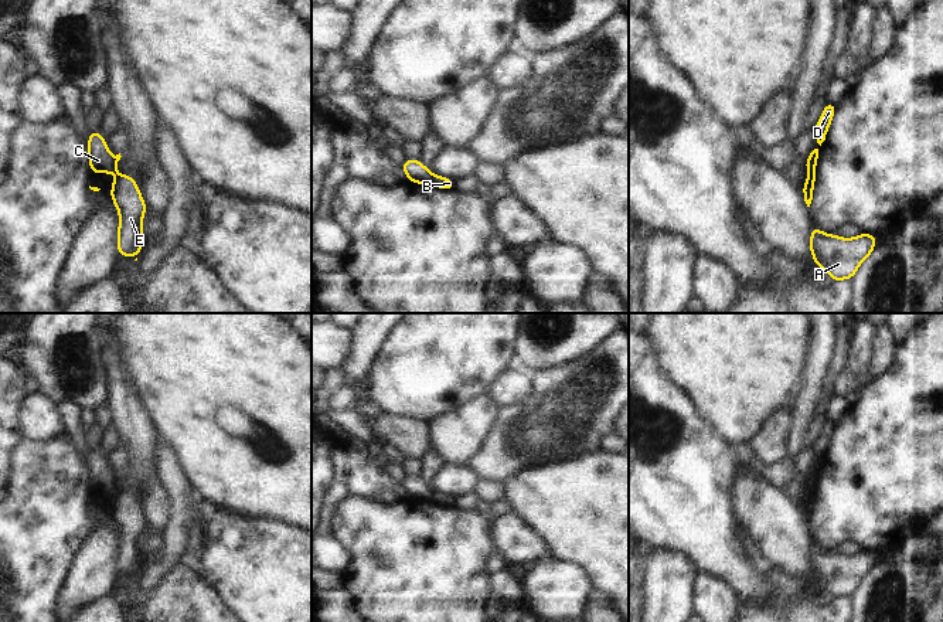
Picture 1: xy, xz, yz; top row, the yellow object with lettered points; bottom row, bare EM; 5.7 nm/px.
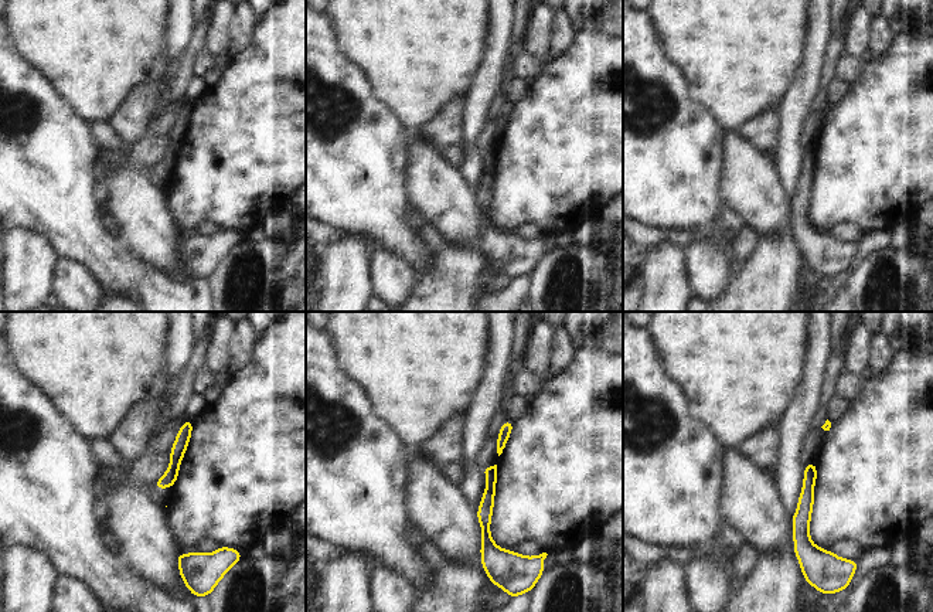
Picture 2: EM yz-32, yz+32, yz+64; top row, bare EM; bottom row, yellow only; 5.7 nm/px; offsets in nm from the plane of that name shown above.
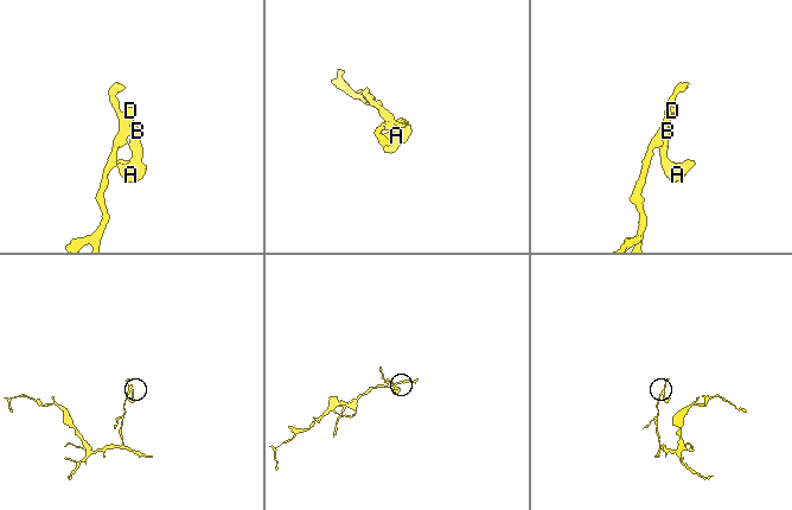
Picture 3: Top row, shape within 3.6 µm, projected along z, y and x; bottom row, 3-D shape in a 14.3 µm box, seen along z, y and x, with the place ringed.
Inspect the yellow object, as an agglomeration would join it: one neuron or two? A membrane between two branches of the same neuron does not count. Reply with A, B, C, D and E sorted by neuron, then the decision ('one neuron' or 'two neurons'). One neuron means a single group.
A B E / C D | two neurons

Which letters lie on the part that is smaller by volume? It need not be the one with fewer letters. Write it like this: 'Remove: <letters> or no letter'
Remove: A, B, E

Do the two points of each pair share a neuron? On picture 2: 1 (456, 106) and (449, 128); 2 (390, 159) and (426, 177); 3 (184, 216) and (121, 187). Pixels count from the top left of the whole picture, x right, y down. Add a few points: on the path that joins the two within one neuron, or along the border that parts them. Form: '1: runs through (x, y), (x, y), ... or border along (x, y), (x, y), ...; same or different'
1: runs through (453, 112), (449, 122); same
2: border along (414, 135), (408, 156), (407, 201); different
3: border along (166, 190), (169, 211), (177, 227); different

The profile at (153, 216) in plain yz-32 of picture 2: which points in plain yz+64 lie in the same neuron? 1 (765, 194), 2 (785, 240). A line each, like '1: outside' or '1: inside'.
1: inside
2: outside

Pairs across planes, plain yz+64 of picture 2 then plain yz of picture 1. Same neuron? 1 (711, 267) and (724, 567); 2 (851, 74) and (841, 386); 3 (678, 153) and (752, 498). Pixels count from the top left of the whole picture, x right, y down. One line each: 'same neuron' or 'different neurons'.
1: different neurons
2: same neuron
3: different neurons

